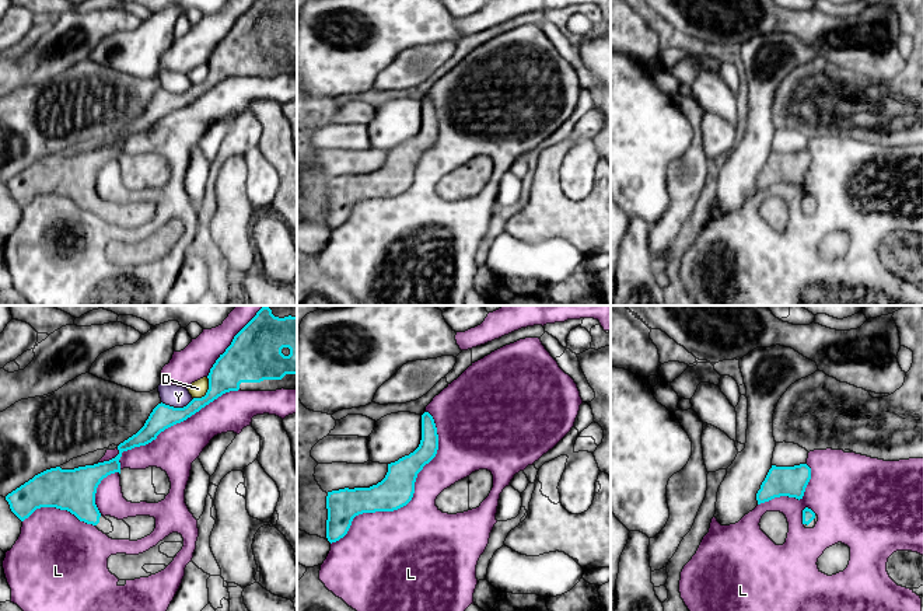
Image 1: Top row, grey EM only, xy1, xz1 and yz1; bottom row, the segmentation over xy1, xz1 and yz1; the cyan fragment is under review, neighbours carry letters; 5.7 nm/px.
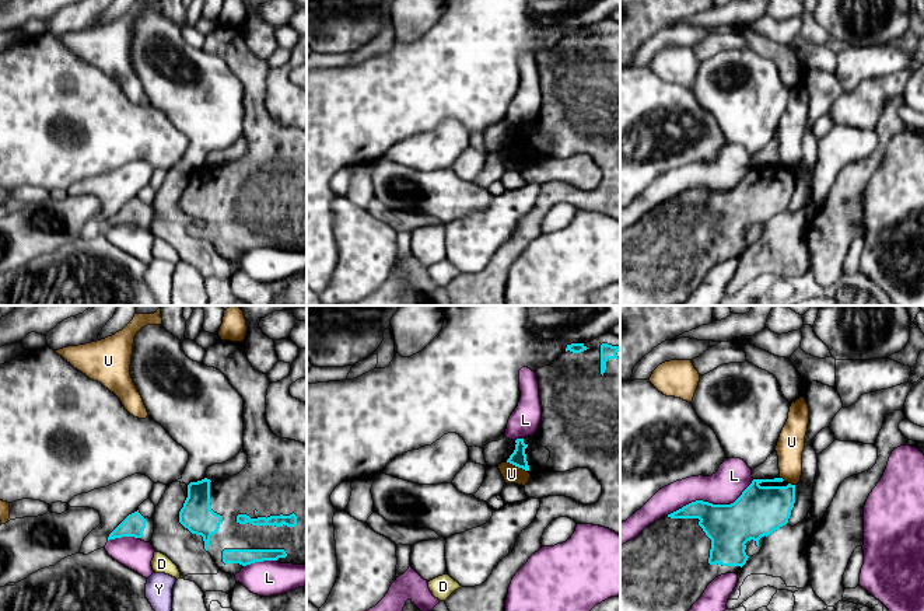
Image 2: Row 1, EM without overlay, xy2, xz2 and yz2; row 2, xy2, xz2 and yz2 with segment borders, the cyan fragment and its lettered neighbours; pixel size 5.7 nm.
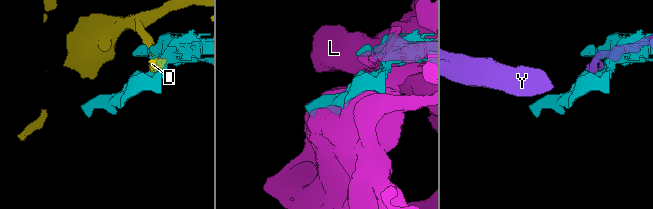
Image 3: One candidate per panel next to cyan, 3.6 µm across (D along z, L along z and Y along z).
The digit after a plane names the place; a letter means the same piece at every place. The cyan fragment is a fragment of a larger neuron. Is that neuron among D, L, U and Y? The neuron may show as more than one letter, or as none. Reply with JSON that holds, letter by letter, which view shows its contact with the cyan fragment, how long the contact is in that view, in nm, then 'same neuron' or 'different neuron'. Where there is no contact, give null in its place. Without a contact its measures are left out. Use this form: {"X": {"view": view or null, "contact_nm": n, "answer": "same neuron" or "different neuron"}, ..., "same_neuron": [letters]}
{"D": {"view": "xy1", "contact_nm": 150, "answer": "different neuron"}, "L": {"view": "xz1", "contact_nm": 950, "answer": "different neuron"}, "U": {"view": "xz2", "contact_nm": 140, "answer": "different neuron"}, "Y": {"view": "xy1", "contact_nm": 190, "answer": "different neuron"}, "same_neuron": []}

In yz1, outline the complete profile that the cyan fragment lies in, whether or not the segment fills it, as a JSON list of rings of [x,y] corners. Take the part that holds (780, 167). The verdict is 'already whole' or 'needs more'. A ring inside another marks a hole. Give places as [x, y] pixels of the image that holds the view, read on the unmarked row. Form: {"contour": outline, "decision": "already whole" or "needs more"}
{"contour": [[[807,150],[794,153],[772,151],[756,179],[758,191],[780,182],[796,184],[800,186],[804,182],[810,165],[811,154]]], "decision": "already whole"}

